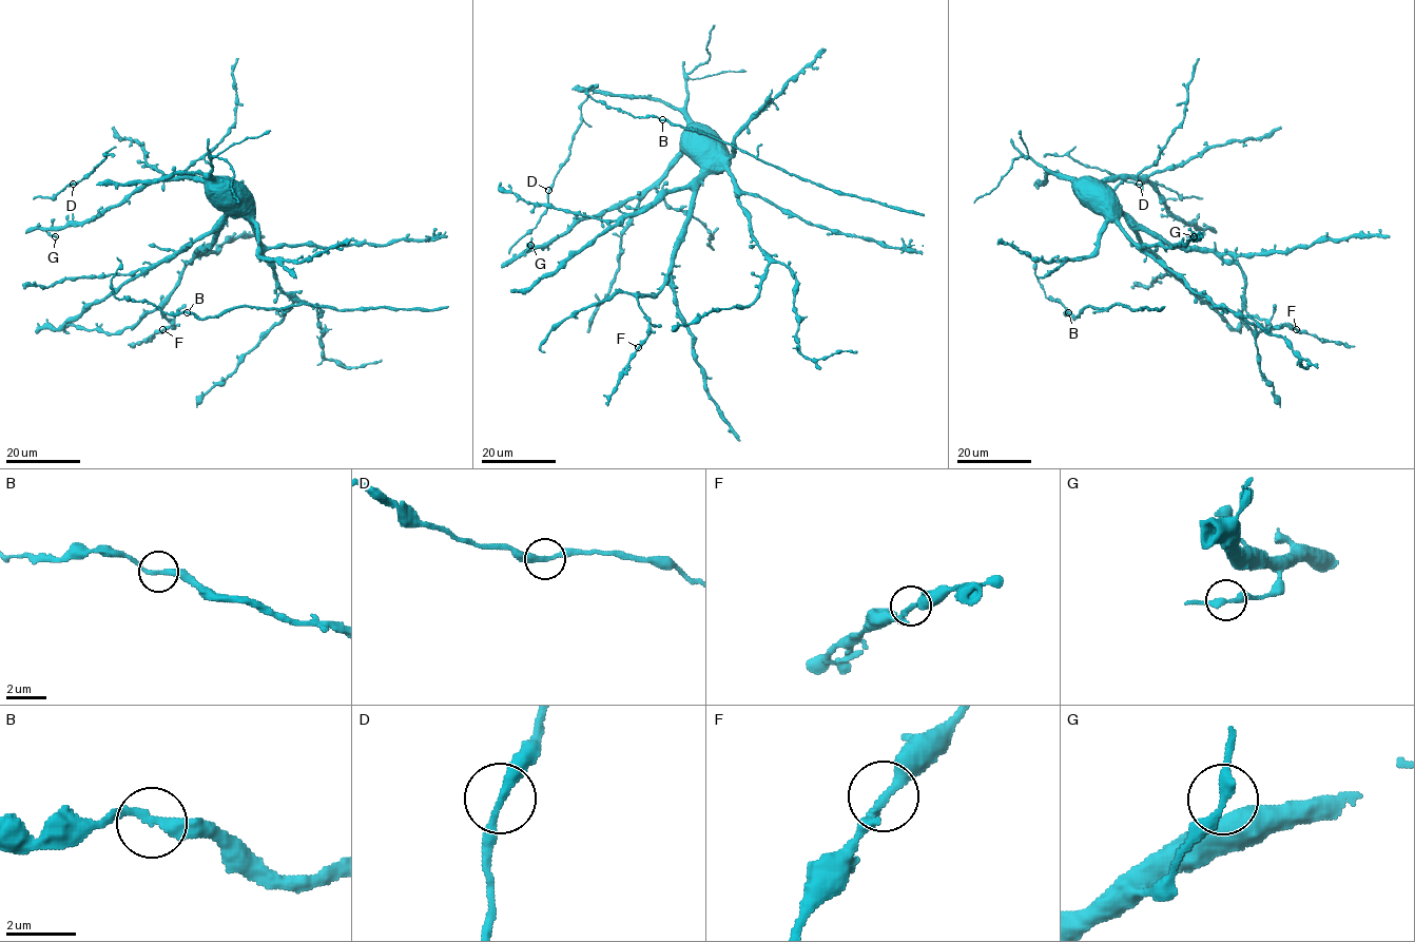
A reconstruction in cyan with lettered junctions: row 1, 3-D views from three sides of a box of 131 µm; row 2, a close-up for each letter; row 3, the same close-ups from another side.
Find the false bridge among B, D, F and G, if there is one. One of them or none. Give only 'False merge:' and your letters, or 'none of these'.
False merge: B

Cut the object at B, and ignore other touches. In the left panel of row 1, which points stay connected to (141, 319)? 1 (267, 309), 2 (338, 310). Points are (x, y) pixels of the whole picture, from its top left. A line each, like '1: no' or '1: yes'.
1: no
2: no

